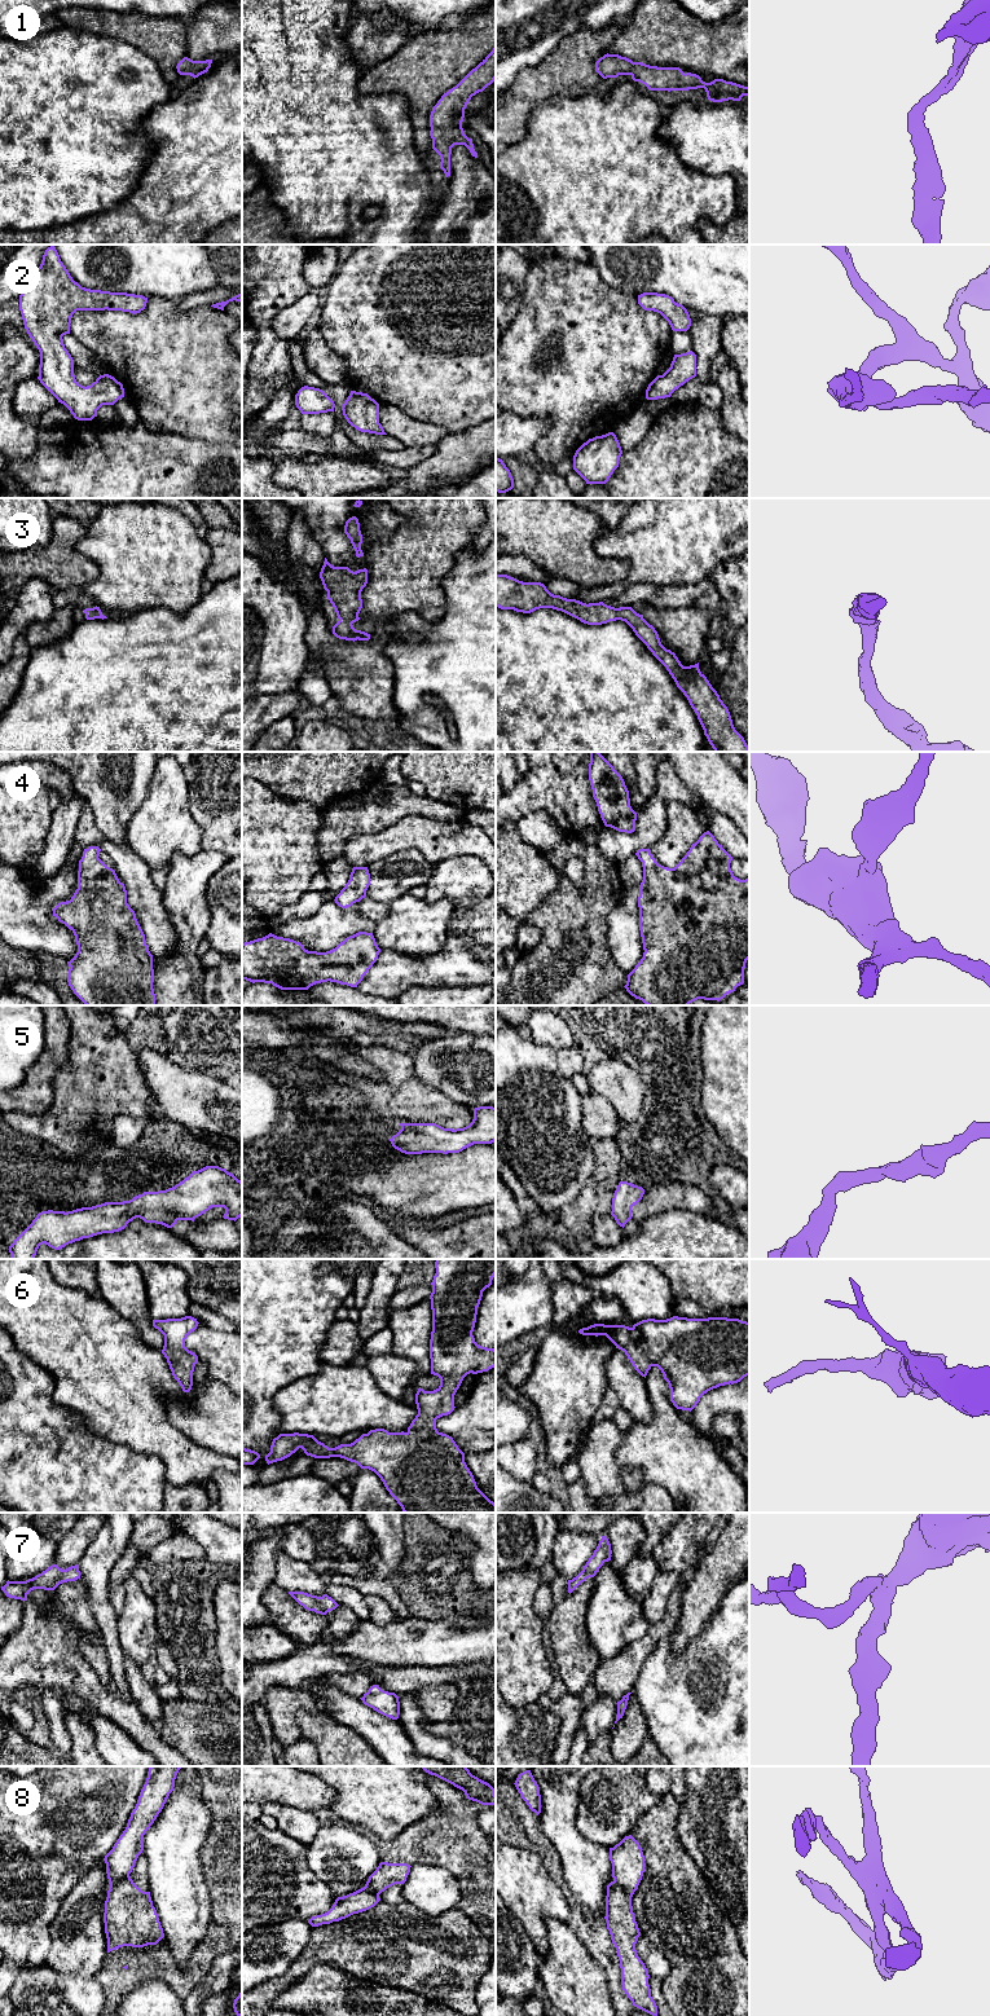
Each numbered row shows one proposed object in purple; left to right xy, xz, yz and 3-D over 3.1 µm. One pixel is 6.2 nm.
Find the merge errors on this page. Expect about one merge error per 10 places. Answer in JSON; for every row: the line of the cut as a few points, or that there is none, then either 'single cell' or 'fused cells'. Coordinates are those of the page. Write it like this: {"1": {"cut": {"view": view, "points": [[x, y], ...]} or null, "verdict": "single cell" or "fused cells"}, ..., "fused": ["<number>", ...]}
{"1": {"cut": null, "verdict": "single cell"}, "2": {"cut": null, "verdict": "single cell"}, "3": {"cut": null, "verdict": "single cell"}, "4": {"cut": null, "verdict": "single cell"}, "5": {"cut": null, "verdict": "single cell"}, "6": {"cut": null, "verdict": "single cell"}, "7": {"cut": null, "verdict": "single cell"}, "8": {"cut": null, "verdict": "single cell"}, "fused": []}

